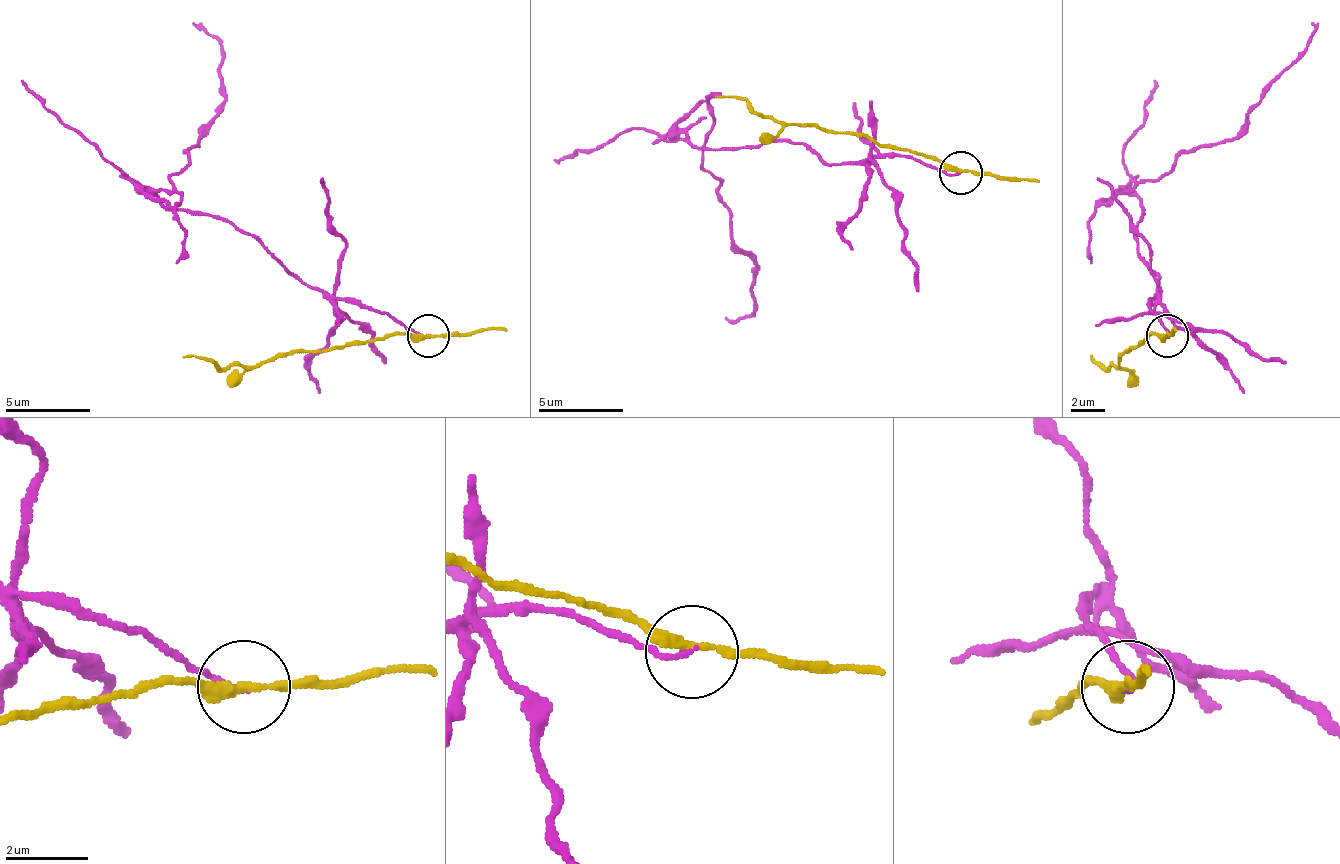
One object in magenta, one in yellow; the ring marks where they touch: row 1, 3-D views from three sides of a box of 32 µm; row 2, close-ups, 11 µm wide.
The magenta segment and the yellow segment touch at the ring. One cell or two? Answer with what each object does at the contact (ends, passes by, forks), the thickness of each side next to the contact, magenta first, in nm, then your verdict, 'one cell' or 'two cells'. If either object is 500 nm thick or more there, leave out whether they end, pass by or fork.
magenta ends | yellow passes by | 130/240 nm | two cells

